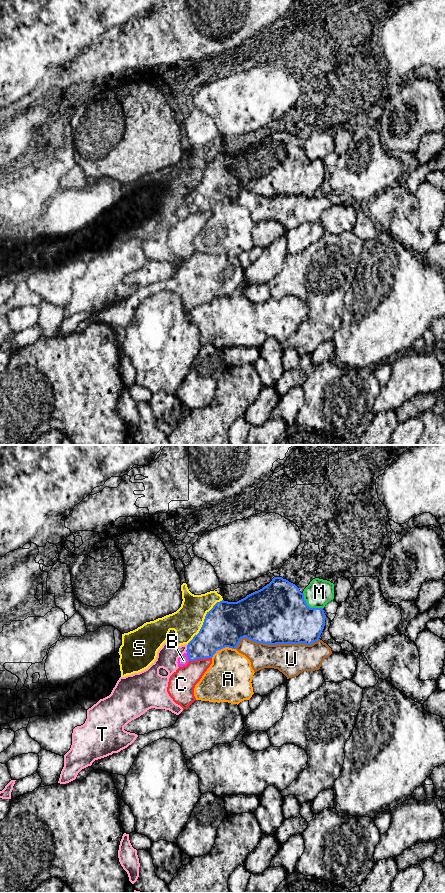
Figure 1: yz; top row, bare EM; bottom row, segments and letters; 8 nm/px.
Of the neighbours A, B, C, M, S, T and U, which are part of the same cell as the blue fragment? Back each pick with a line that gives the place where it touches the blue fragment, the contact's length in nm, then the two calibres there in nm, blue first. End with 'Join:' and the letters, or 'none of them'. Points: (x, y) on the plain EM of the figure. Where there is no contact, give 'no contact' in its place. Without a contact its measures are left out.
B: contact yz (188, 209); length 70 nm; calibres 220 and 90 nm
Join: B

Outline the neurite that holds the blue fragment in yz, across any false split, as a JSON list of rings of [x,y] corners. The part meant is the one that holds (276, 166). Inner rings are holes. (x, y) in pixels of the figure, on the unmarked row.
[[[274,129],[262,141],[237,154],[220,153],[207,164],[197,187],[188,195],[186,204],[178,210],[178,219],[189,213],[212,210],[225,199],[235,201],[242,190],[268,197],[311,197],[318,193],[325,178],[323,160],[310,160],[299,140],[282,129]]]

